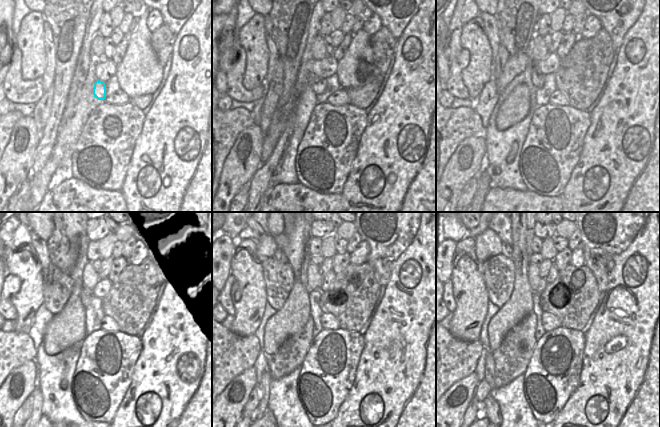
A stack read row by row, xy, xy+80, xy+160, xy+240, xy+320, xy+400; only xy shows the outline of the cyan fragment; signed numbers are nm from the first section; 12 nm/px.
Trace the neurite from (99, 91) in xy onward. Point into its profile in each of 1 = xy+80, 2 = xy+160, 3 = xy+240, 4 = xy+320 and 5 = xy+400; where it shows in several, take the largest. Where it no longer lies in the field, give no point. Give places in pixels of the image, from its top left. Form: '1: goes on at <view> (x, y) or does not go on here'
1: goes on at xy+80 (318, 85)
2: goes on at xy+160 (537, 77)
3: goes on at xy+240 (86, 293)
4: goes on at xy+320 (307, 232)
5: goes on at xy+400 (529, 232)

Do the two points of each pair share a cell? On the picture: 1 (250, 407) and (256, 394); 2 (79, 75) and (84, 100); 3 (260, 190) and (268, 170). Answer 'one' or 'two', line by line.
1: one
2: two
3: one

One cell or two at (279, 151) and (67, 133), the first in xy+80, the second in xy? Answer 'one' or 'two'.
two

